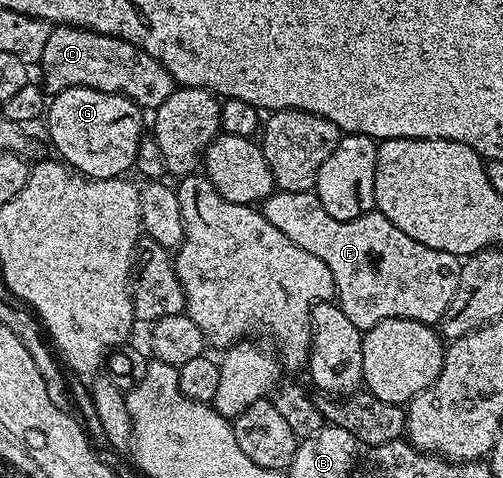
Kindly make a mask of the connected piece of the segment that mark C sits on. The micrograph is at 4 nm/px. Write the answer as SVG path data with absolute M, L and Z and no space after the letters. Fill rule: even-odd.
M74 25L50 28L39 68L46 94L62 93L64 89L71 87L122 93L145 111L156 111L173 94L175 88L174 79L167 67L163 67L159 59L147 55L147 51L127 43L121 37L103 35Z

